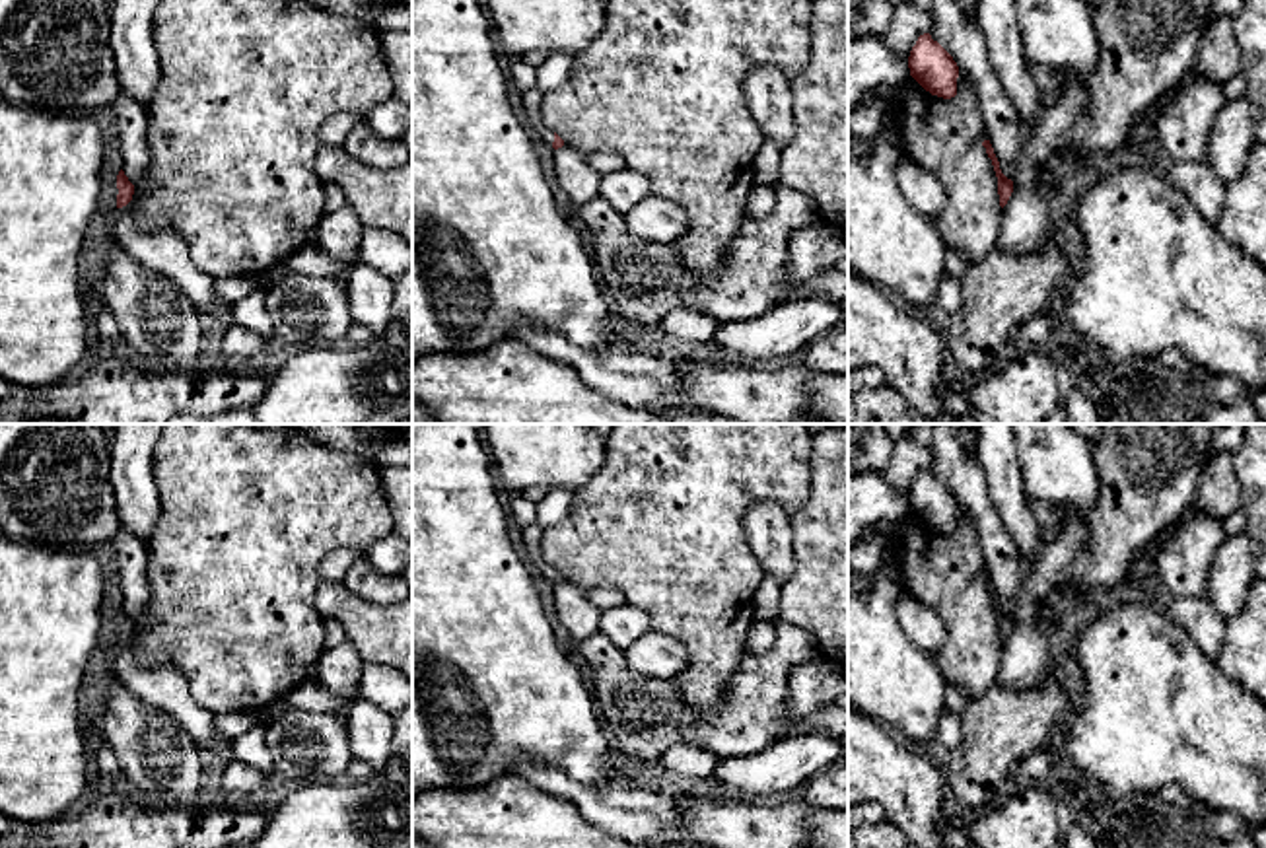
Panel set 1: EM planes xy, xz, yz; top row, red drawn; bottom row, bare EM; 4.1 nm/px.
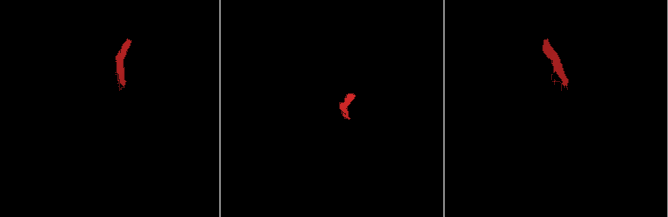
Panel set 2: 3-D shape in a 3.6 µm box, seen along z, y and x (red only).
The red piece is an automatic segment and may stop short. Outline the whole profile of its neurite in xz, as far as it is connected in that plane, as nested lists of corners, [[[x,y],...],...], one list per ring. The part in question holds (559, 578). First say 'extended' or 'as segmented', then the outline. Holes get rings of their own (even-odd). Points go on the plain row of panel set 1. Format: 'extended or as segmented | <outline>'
extended | [[[531,523],[529,527],[521,529],[521,543],[525,547],[525,552],[529,554],[529,560],[545,580],[552,582],[554,585],[564,582],[564,576],[543,560],[543,527]]]

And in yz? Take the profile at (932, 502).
as segmented | [[[930,469],[918,473],[908,492],[908,504],[910,512],[932,531],[943,535],[957,531],[959,502]]]

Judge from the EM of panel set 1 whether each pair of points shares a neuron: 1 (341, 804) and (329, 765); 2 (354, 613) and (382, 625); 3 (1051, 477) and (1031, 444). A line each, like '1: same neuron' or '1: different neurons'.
1: different neurons
2: same neuron
3: same neuron

